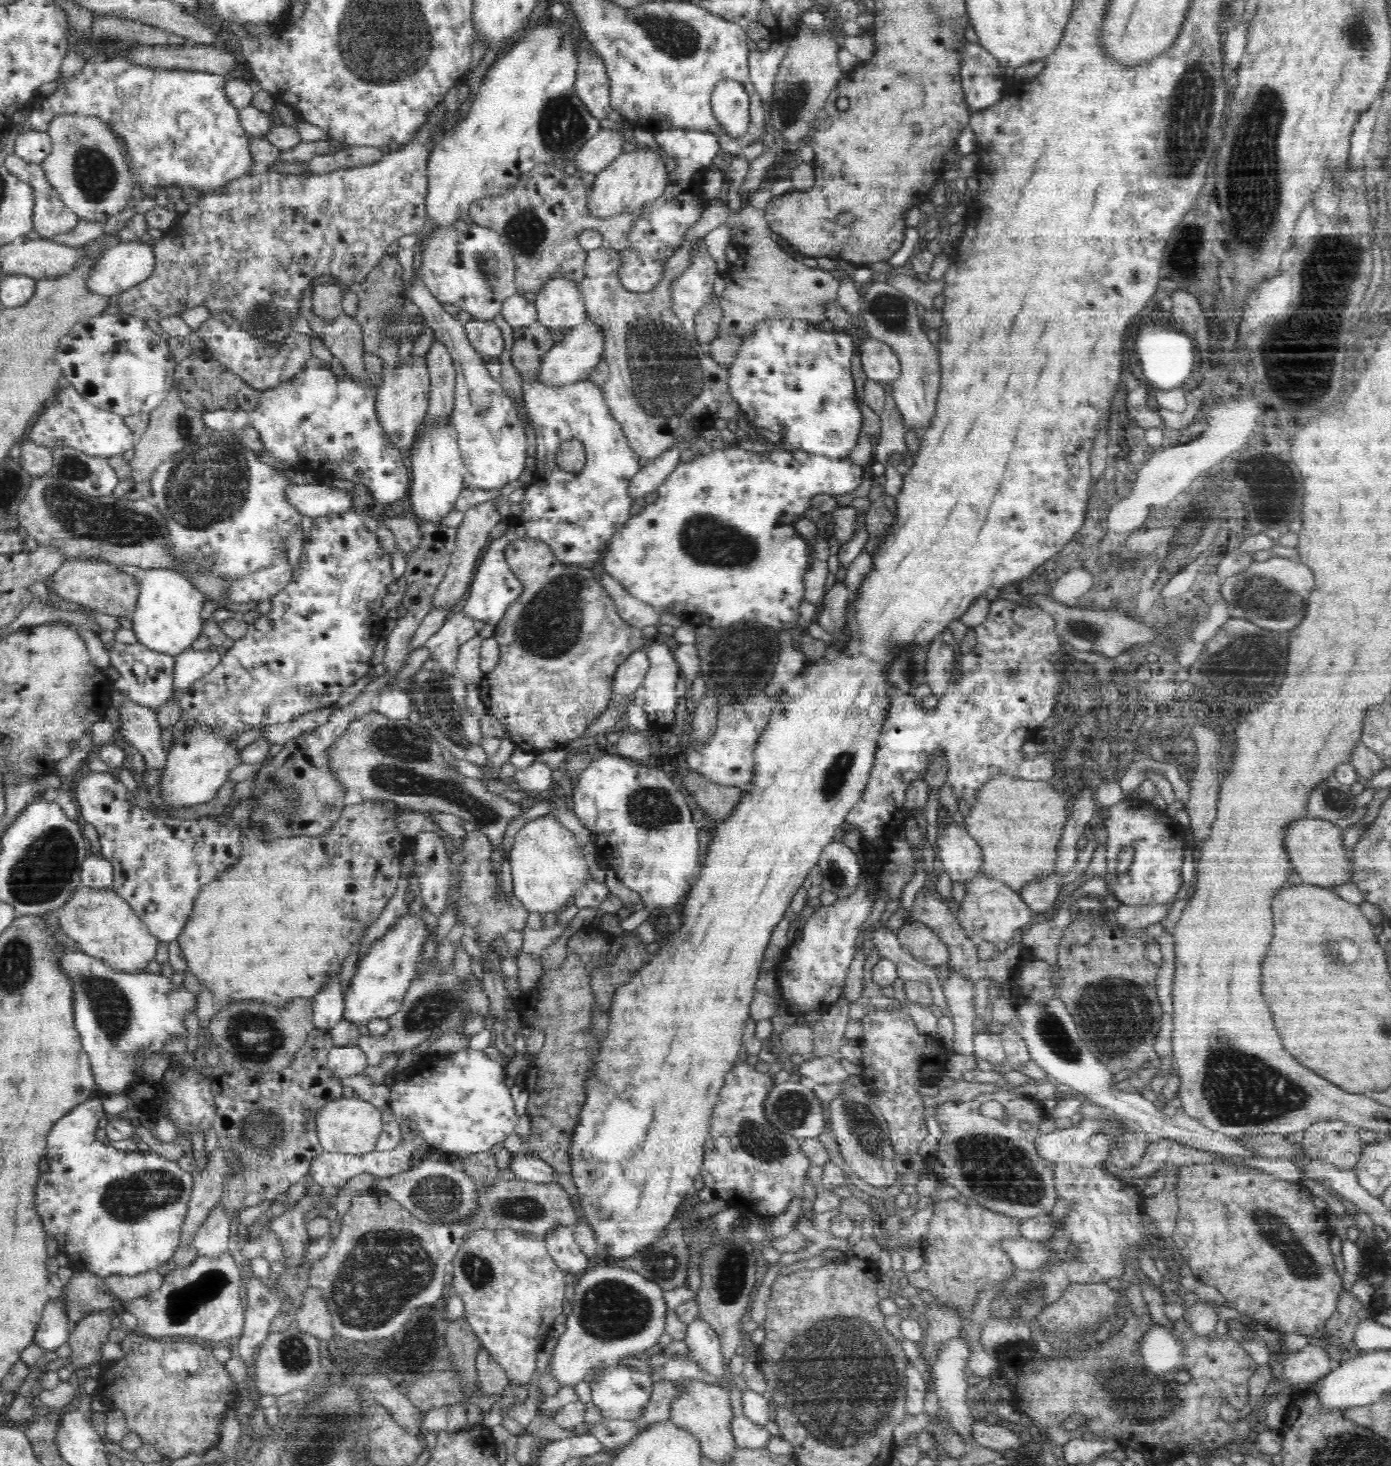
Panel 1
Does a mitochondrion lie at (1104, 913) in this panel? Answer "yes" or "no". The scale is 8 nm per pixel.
no

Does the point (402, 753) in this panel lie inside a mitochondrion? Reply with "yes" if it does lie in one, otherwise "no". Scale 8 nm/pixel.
yes

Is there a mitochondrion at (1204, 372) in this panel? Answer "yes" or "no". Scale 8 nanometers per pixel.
no

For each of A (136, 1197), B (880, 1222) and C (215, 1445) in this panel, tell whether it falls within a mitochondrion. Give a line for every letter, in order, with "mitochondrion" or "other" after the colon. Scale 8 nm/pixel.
A: mitochondrion
B: other
C: other

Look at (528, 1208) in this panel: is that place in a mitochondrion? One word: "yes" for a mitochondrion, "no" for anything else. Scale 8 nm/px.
yes

